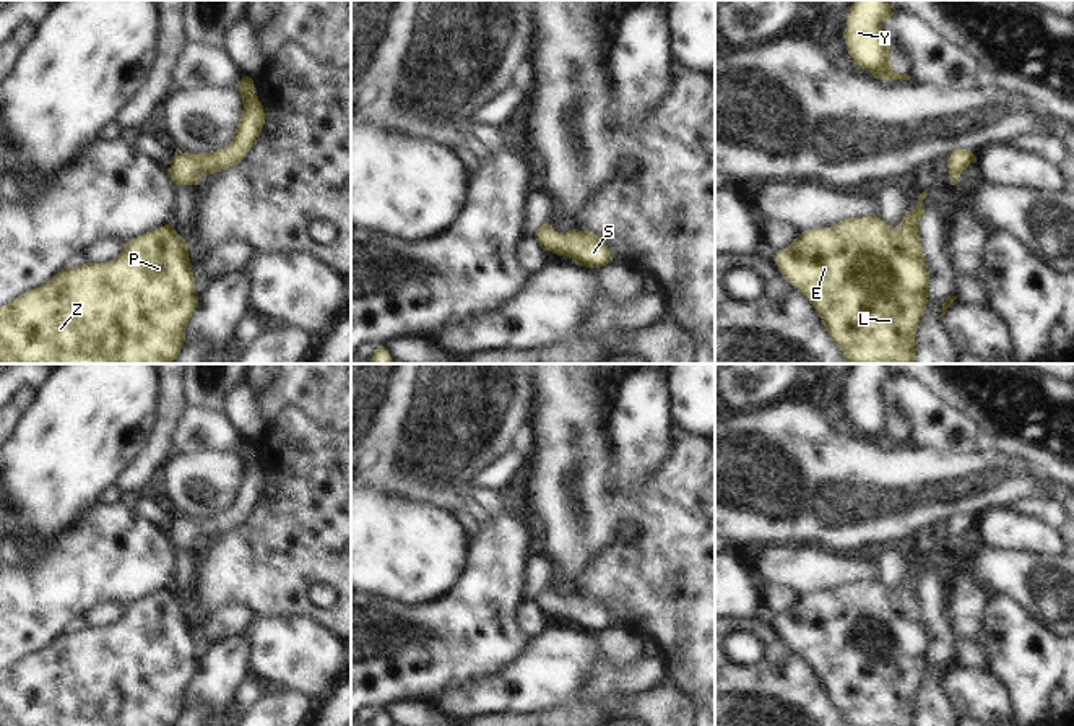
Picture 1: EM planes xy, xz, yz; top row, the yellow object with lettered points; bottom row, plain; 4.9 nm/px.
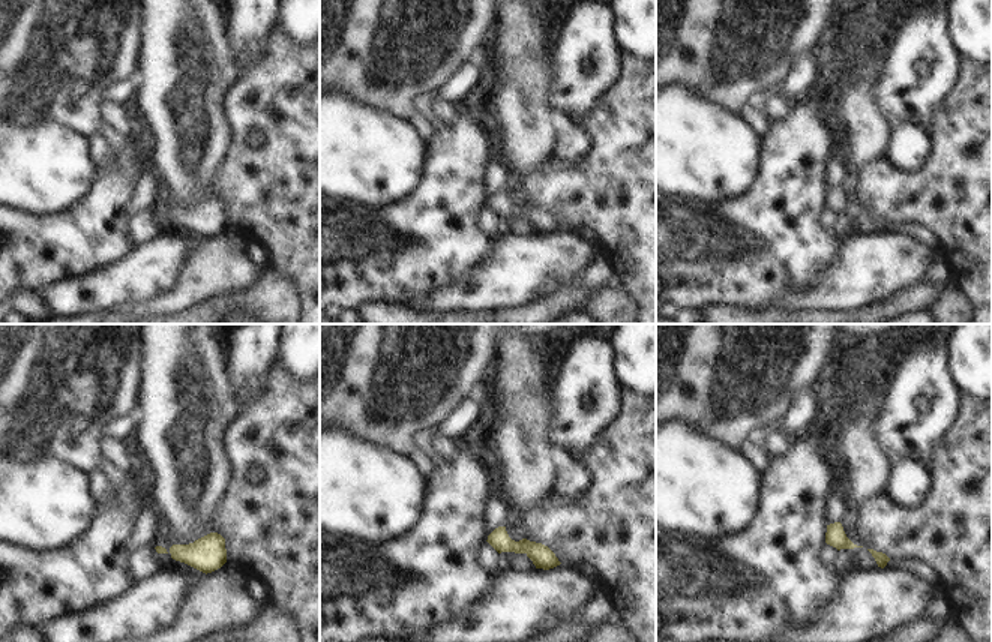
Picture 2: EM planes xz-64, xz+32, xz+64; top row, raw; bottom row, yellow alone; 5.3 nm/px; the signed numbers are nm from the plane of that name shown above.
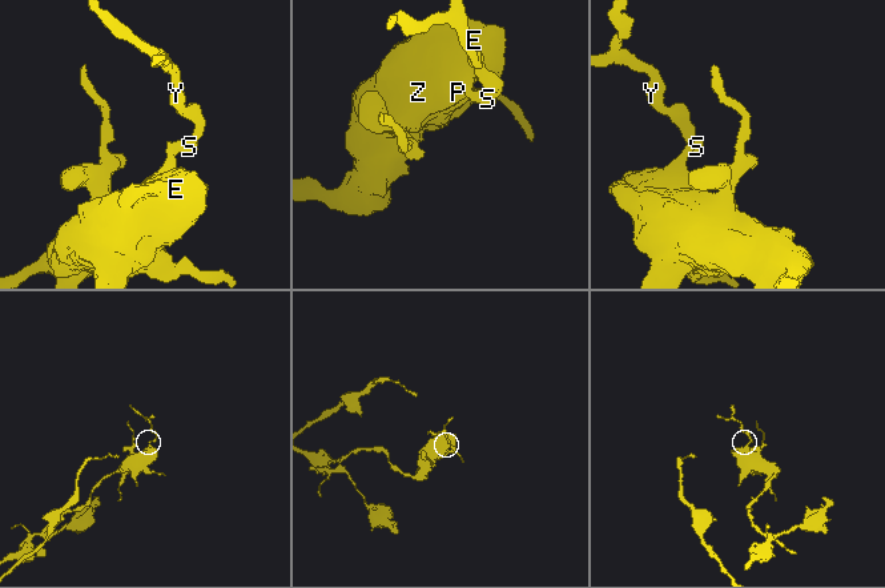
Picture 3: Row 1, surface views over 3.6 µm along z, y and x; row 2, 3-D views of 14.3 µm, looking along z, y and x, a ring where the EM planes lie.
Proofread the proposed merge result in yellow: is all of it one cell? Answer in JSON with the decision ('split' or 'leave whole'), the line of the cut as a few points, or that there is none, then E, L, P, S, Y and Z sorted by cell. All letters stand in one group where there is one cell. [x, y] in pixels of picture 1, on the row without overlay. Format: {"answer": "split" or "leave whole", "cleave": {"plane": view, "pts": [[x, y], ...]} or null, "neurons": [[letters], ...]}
{"answer": "leave whole", "cleave": null, "neurons": [["E", "L", "P", "S", "Y", "Z"]]}

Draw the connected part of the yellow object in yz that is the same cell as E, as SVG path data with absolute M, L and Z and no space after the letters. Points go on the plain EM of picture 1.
M926 559L918 560L918 570L895 591L876 578L851 581L804 594L777 616L773 625L782 640L808 661L830 703L851 726L915 726L915 697L926 674L929 646L918 599Z

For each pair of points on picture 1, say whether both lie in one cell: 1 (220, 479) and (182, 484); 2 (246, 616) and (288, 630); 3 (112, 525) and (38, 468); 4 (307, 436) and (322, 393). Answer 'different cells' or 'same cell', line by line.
1: same cell
2: different cells
3: different cells
4: different cells

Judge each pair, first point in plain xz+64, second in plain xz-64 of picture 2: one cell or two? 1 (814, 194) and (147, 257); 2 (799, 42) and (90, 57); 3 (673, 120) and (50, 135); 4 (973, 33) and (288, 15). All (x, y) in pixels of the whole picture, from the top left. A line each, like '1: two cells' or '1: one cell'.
1: two cells
2: one cell
3: one cell
4: one cell

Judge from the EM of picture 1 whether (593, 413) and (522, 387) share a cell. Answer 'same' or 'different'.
different

